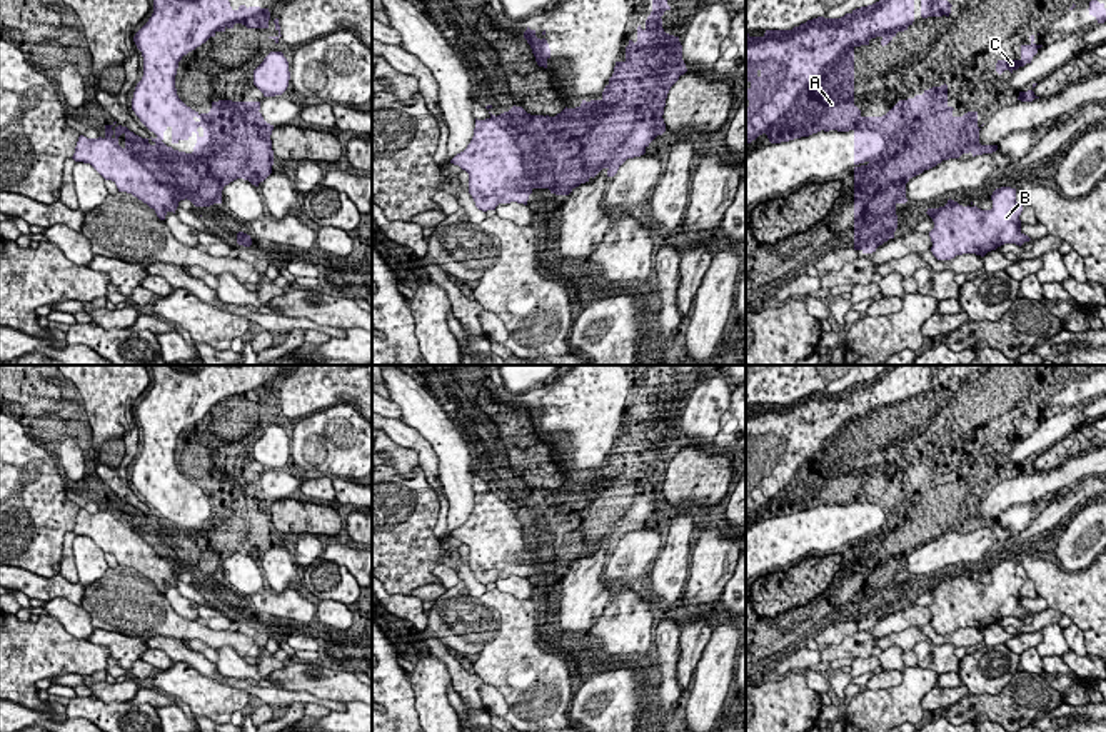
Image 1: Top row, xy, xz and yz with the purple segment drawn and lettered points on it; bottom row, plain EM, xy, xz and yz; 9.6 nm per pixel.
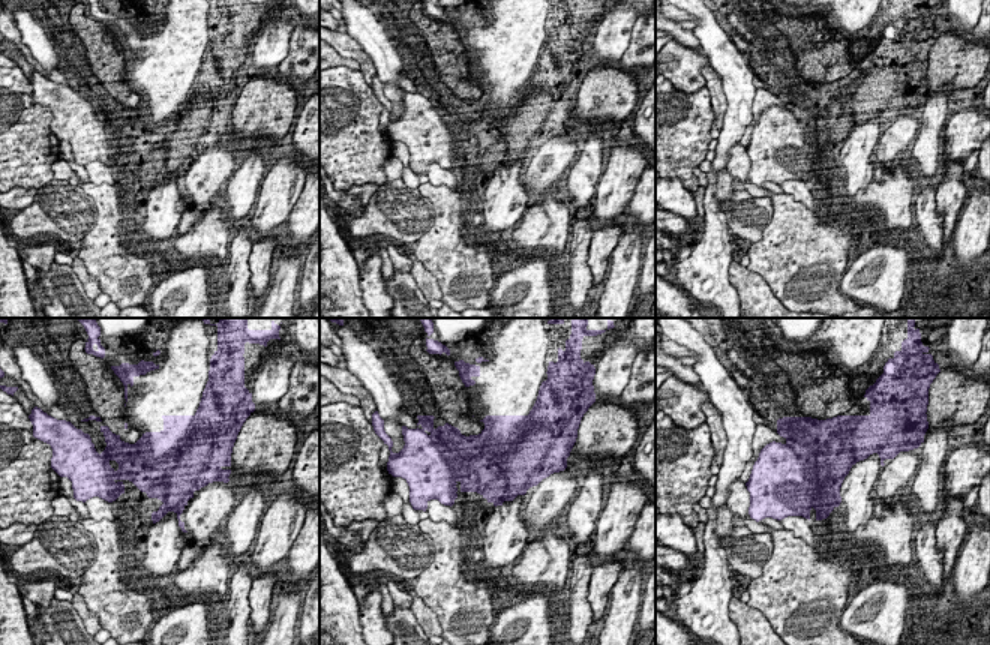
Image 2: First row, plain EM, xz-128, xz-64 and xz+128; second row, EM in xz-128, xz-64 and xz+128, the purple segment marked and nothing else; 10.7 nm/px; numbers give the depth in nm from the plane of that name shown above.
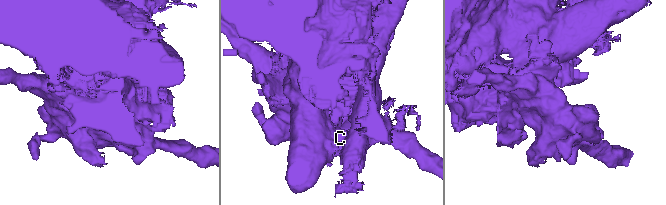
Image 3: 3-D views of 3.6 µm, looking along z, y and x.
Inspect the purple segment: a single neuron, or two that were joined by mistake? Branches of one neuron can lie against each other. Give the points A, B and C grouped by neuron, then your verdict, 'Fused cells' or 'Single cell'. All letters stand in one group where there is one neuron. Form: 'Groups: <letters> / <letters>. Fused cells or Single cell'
Groups: A C / B. Fused cells

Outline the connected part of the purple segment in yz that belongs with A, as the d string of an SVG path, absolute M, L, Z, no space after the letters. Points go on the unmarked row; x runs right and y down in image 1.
M892 365L879 375L841 392L817 390L792 404L766 404L762 410L746 407L746 517L766 507L771 517L809 510L821 504L854 505L854 624L872 627L894 612L896 579L906 577L906 557L943 534L963 527L983 529L998 519L981 519L978 485L953 489L948 459L899 474L882 490L862 490L854 479L854 422L881 410L887 419L897 405L914 395L914 365Z

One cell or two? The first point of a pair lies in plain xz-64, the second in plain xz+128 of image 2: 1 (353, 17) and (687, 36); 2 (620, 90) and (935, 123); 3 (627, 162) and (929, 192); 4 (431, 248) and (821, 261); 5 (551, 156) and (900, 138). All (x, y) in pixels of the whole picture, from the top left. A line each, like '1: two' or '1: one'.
1: two
2: two
3: two
4: one
5: one

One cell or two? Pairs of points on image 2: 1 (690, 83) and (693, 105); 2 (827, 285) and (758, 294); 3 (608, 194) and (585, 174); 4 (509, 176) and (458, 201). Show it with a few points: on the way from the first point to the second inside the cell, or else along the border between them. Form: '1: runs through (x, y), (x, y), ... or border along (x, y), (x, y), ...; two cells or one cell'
1: border along (671, 81), (684, 92), (696, 92), (704, 87); two cells
2: border along (776, 297), (782, 302); two cells
3: border along (602, 174), (591, 201); two cells
4: border along (488, 186), (483, 195), (482, 213); two cells

